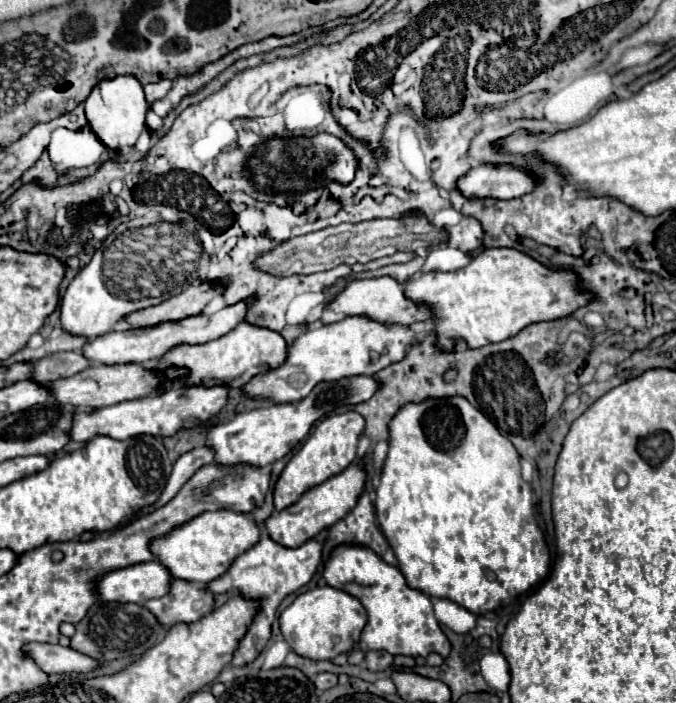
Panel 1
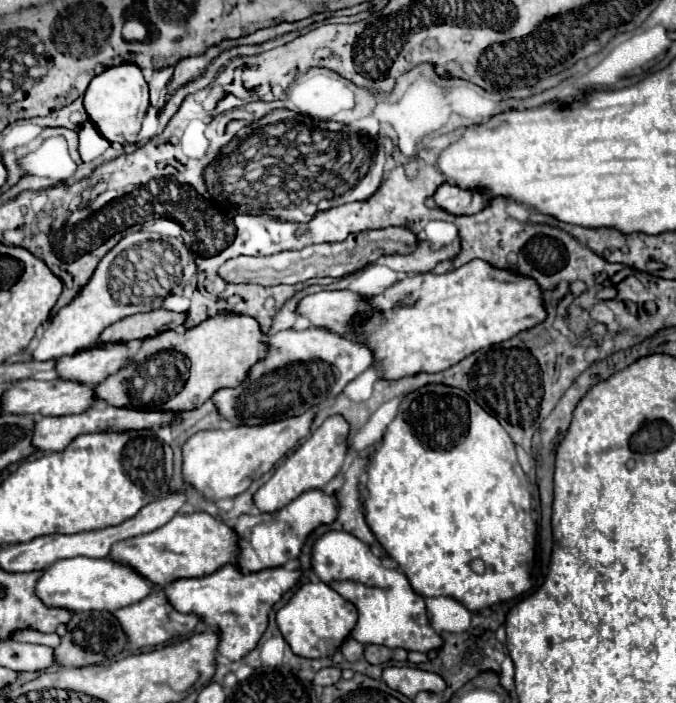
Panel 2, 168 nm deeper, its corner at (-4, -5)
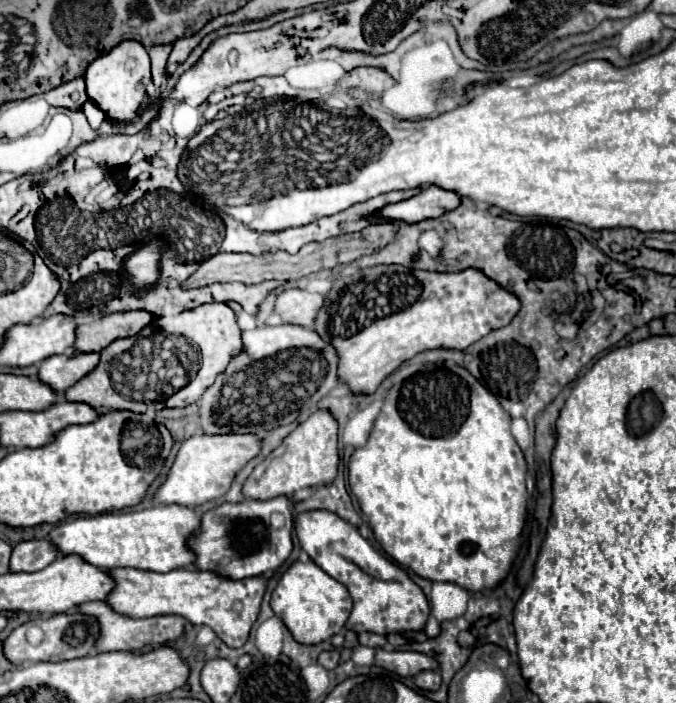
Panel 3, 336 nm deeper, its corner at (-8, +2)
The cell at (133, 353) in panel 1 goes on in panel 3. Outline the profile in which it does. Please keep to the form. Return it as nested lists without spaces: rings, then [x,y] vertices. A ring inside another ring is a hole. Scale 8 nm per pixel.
[[[58,354],[50,356],[44,362],[40,362],[38,378],[52,386],[56,392],[66,392],[78,378],[86,378],[94,366],[98,366],[98,354],[76,354],[70,358],[70,354]]]

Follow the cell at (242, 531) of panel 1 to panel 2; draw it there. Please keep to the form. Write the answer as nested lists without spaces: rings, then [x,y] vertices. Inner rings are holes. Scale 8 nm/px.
[[[188,511],[176,513],[166,525],[152,533],[114,543],[110,559],[132,567],[154,585],[166,585],[166,581],[174,581],[174,577],[202,577],[202,573],[214,573],[214,569],[230,563],[230,553],[234,553],[234,533],[230,533],[230,527],[204,511]]]

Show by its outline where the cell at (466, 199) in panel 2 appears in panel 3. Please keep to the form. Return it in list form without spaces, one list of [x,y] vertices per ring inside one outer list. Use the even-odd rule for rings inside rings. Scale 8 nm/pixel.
[[[428,186],[418,196],[384,206],[378,216],[384,220],[404,220],[408,224],[424,218],[440,218],[444,212],[460,206],[460,194],[454,190],[442,190],[440,186]]]

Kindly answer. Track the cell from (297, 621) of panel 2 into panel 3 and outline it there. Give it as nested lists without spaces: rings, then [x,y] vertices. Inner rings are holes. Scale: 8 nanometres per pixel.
[[[312,560],[310,562],[294,562],[280,578],[278,586],[272,592],[272,610],[290,634],[294,636],[296,642],[314,646],[320,642],[330,640],[332,636],[340,634],[344,630],[344,624],[352,612],[352,598],[346,590],[344,584],[328,576],[320,566],[316,566]]]

